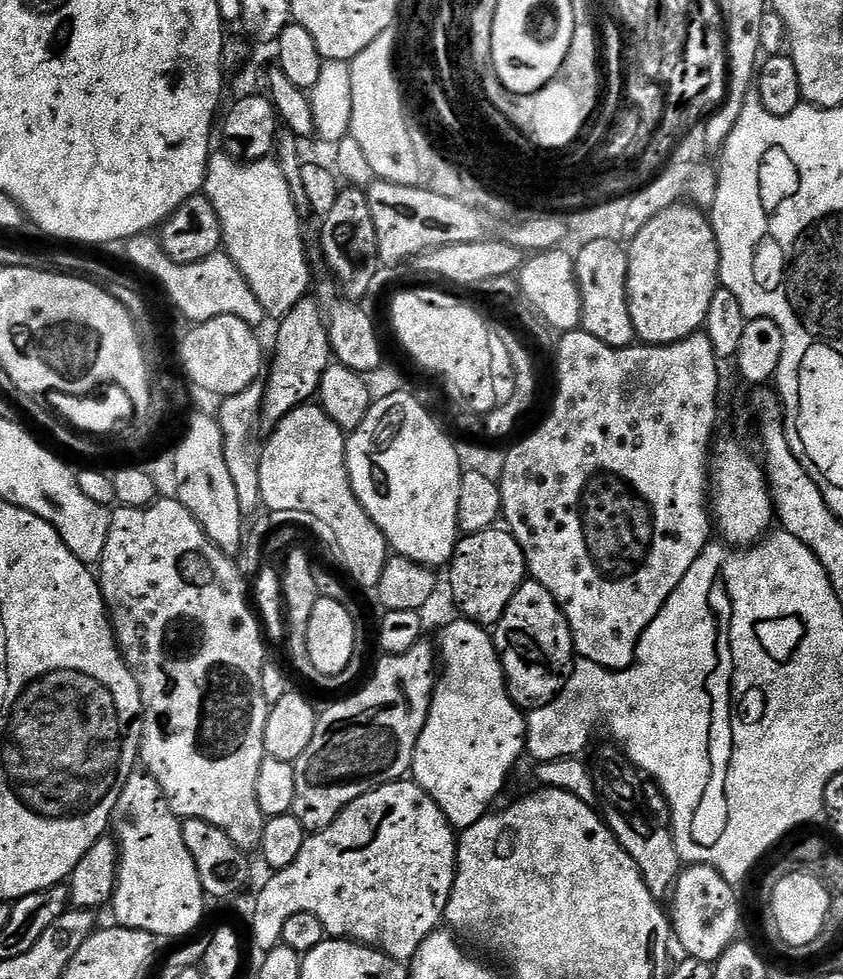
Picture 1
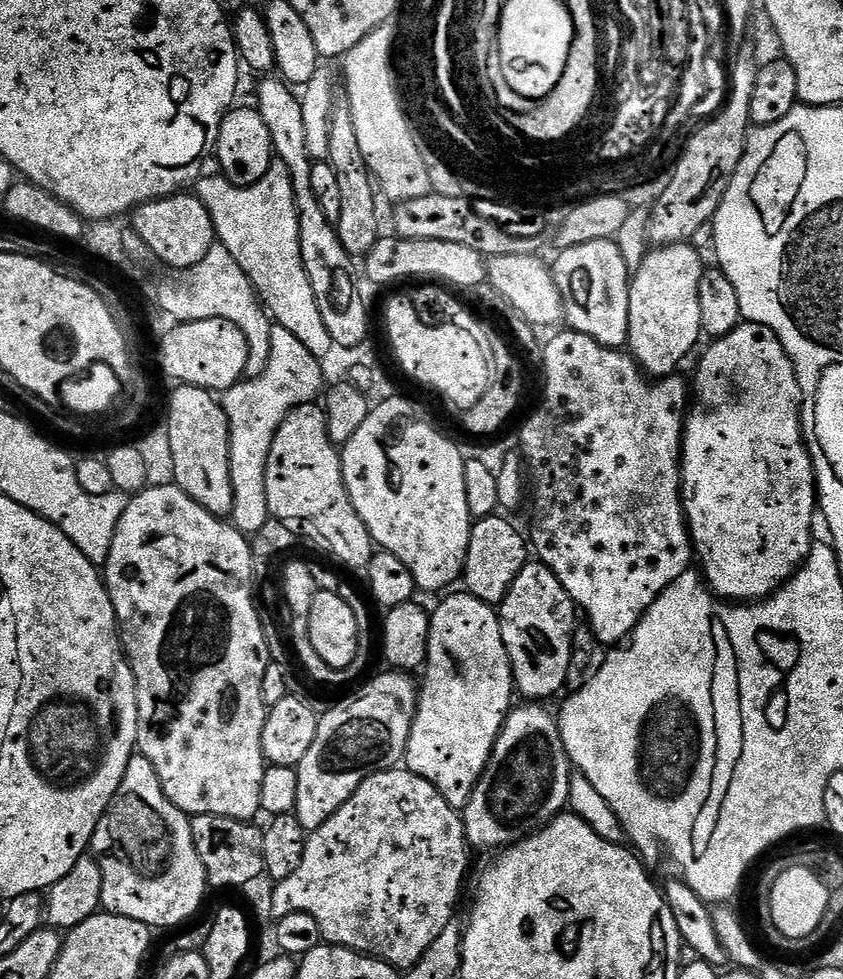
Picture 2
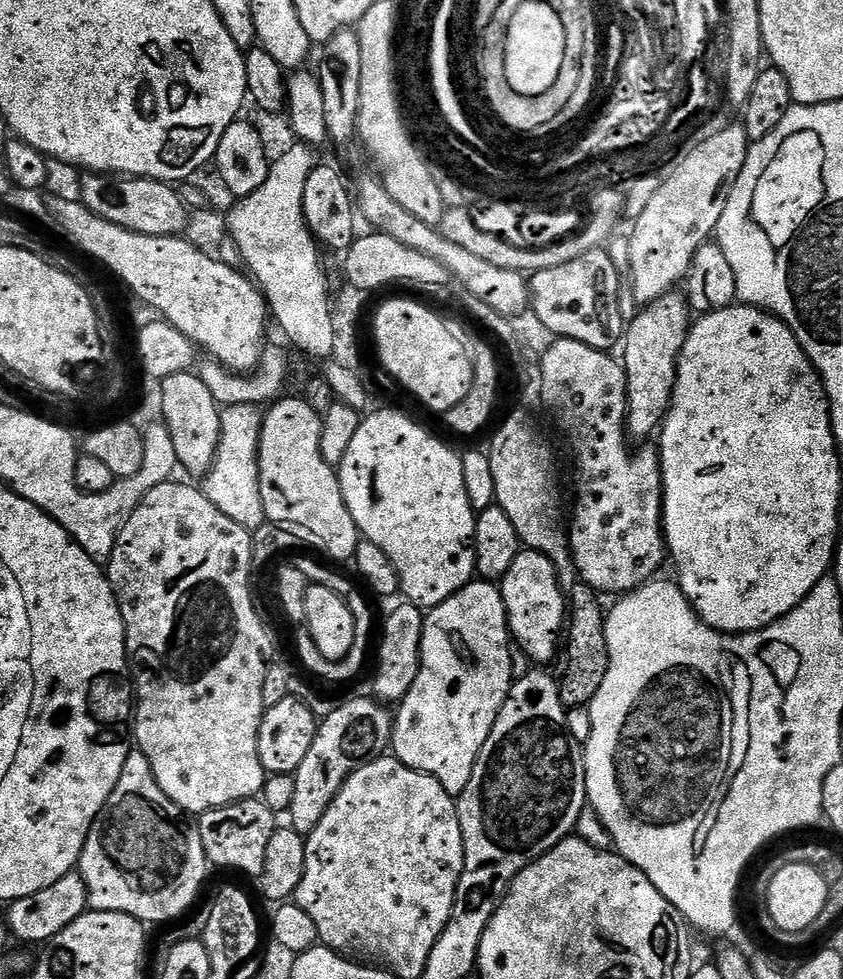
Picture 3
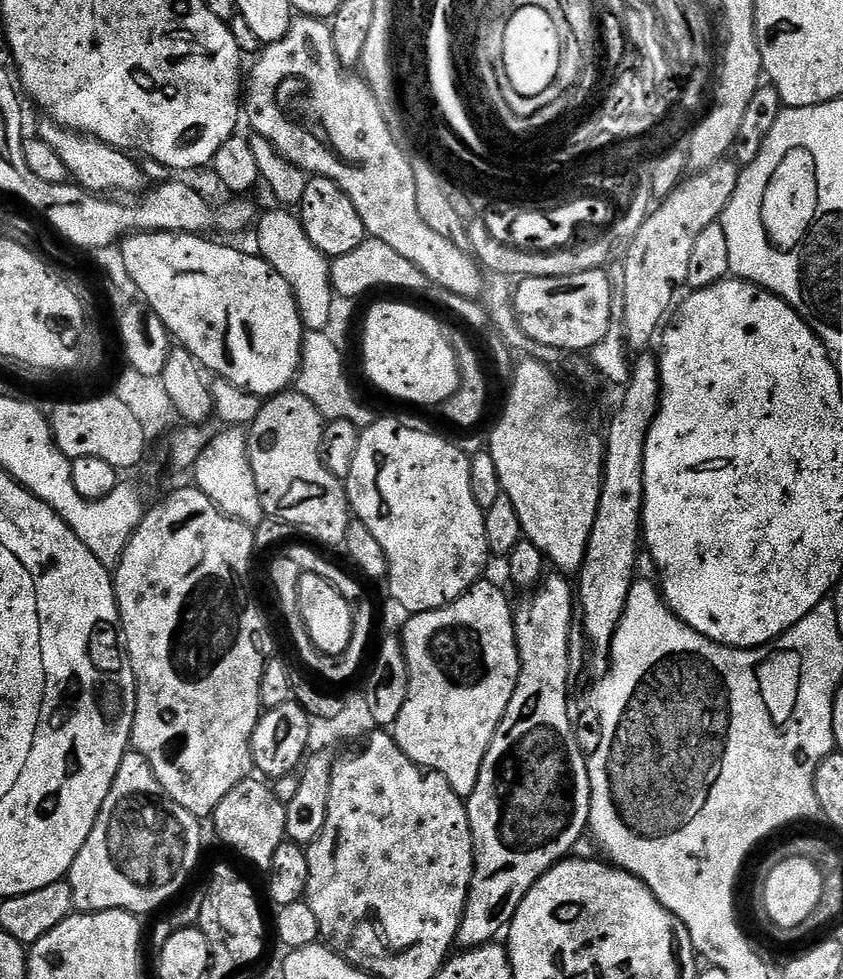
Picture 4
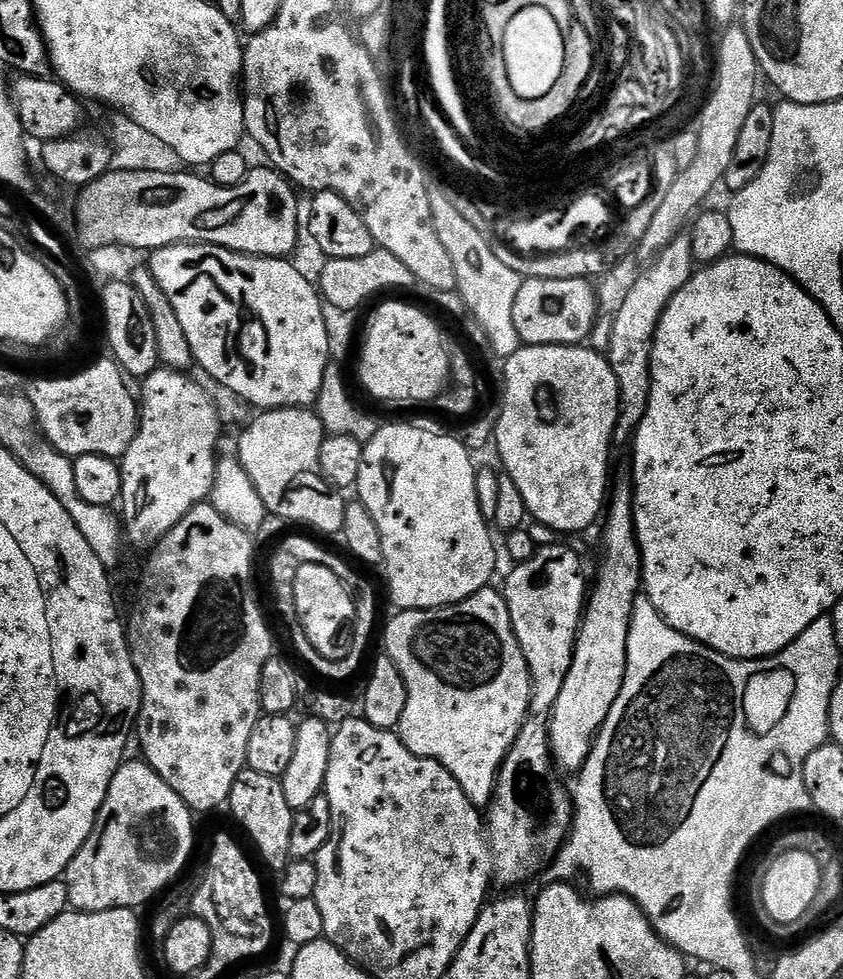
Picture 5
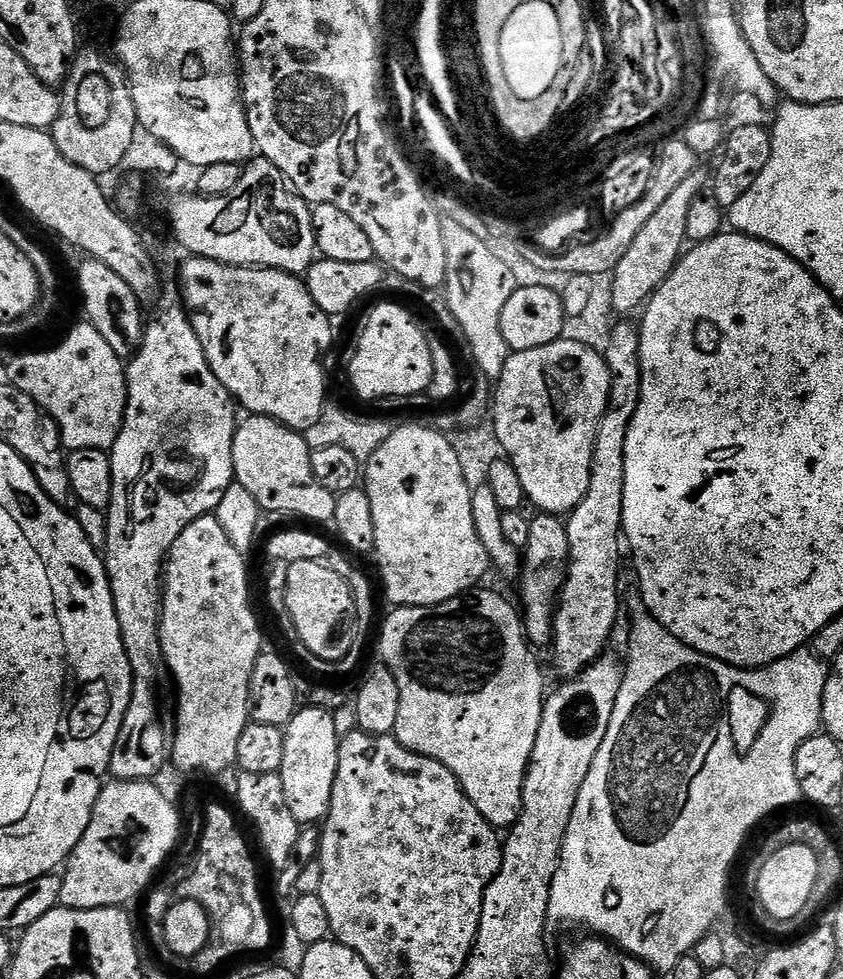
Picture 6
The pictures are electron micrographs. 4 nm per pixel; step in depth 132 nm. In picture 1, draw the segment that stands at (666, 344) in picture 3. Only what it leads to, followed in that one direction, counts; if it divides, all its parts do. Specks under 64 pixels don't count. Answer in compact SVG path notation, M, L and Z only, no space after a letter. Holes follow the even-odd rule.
M682 207L662 210L627 245L628 309L636 340L646 344L673 344L701 331L710 310L710 298L714 298L720 284L720 247L709 217L699 207Z

